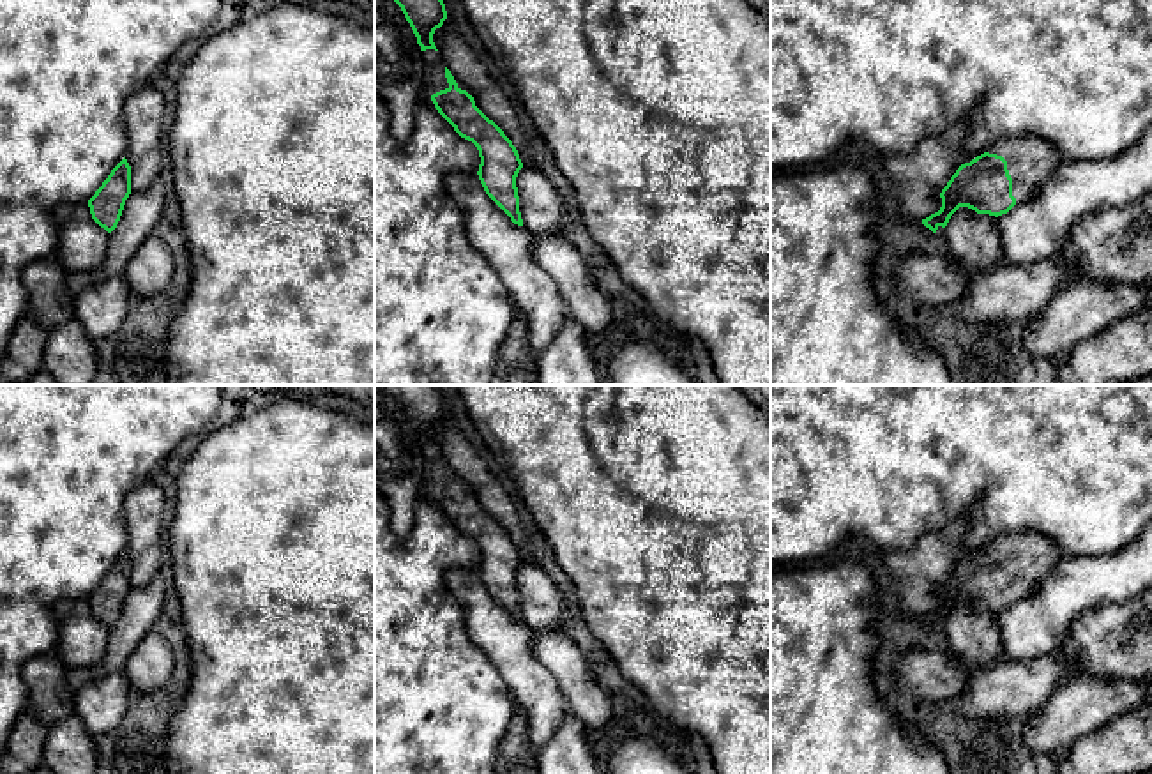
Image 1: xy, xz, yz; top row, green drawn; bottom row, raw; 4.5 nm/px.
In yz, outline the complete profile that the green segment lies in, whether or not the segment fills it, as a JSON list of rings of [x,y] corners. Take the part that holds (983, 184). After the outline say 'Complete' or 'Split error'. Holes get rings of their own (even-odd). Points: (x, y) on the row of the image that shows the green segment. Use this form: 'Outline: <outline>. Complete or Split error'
Outline: [[[1041,136],[998,140],[956,170],[940,193],[940,210],[922,219],[922,224],[936,233],[959,207],[995,217],[1007,214],[1016,203],[1034,196],[1064,163]]]. Split error

